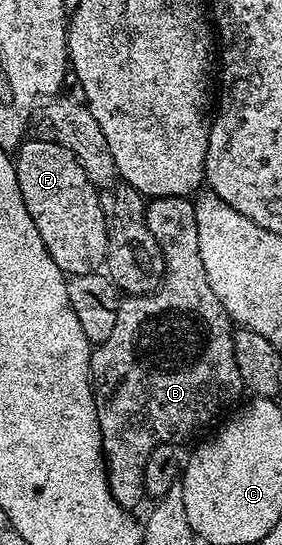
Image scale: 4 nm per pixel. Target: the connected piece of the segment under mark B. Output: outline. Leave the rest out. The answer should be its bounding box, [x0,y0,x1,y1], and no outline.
[91,195,245,509]

